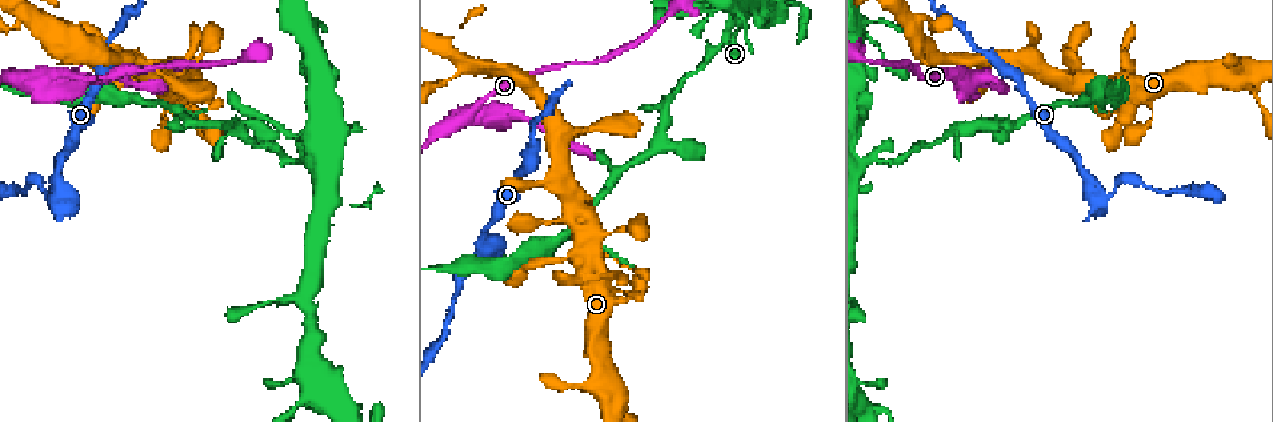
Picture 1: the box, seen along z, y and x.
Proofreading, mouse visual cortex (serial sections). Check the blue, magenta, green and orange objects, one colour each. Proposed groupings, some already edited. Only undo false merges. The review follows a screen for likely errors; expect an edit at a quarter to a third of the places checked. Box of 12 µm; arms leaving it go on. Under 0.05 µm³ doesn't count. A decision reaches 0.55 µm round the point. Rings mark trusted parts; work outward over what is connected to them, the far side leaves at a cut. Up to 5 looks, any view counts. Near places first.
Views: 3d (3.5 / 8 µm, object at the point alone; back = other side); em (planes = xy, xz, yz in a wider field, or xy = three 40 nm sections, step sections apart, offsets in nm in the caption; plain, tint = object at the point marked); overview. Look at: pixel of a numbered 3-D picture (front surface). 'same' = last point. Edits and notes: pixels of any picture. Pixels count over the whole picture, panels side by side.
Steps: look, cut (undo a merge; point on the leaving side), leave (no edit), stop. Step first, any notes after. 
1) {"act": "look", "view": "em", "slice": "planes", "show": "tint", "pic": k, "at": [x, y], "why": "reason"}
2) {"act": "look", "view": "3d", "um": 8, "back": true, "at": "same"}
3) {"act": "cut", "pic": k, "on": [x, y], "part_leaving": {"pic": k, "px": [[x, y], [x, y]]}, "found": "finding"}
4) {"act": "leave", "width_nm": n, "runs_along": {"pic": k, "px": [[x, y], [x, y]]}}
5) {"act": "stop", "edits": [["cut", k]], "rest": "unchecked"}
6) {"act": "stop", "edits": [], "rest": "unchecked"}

{"act": "look", "view": "3d", "um": 3.5, "pic": 1, "at": [489, 244], "why": "narrows sharply"}

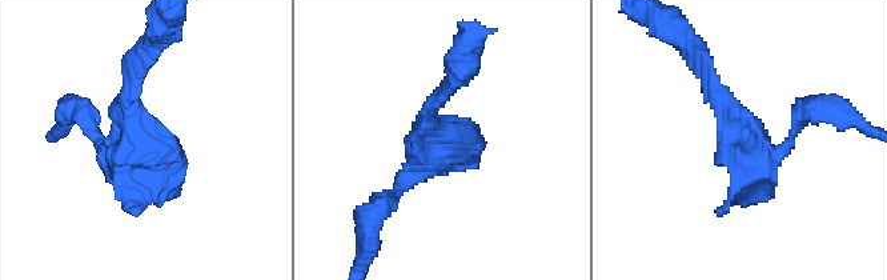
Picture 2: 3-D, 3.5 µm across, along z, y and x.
{"act": "look", "view": "em", "slice": "planes", "show": "tint", "pic": 2, "at": [737, 138]}

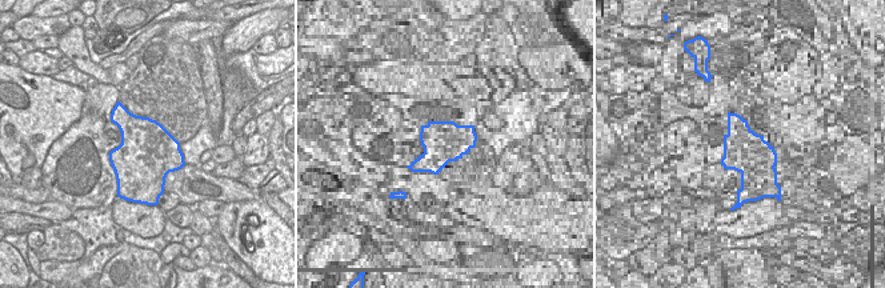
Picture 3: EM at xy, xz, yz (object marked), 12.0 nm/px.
{"act": "leave", "runs_along": {"pic": 2, "px": [[432, 108], [440, 147], [386, 204]]}, "found": "one cell here"}

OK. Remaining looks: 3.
{"act": "look", "view": "3d", "um": 8, "pic": 1, "at": [472, 117]}

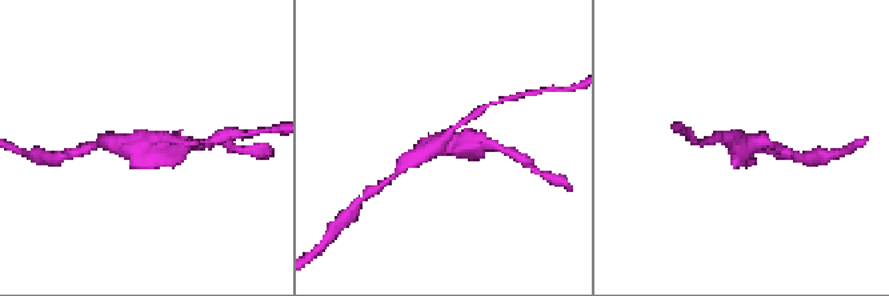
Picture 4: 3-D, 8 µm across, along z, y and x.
{"act": "look", "view": "3d", "um": 3.5, "pic": 4, "at": [145, 146]}

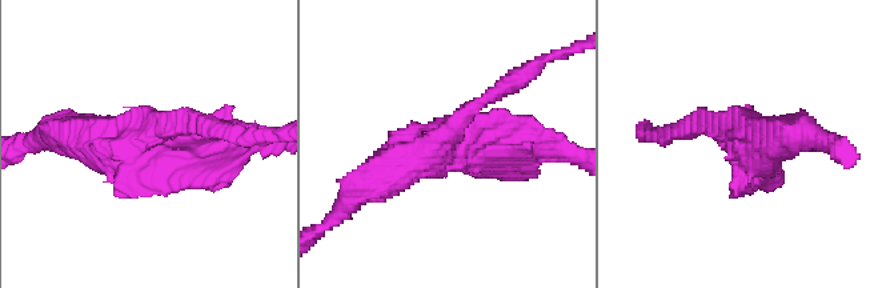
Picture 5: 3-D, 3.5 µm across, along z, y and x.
{"act": "look", "view": "em", "slice": "xy", "step": 5, "show": "tint", "pic": 5, "at": [148, 142], "why": "shape alone is not enough"}

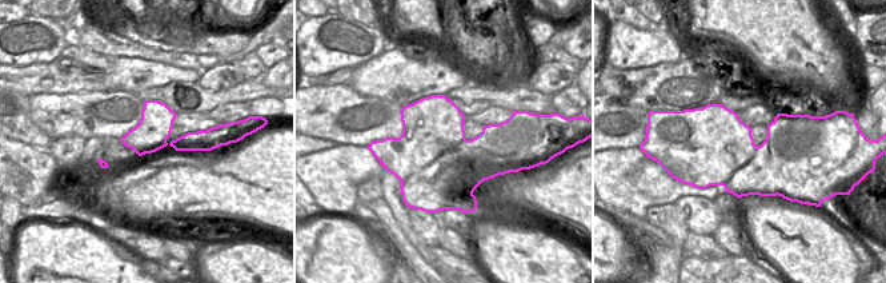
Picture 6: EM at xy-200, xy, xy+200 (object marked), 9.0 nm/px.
{"act": "cut", "pic": 5, "on": [502, 155], "border": {"pic": 6, "px": [[464, 138], [401, 183]]}, "found": "two cells meet here"}

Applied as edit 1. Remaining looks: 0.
{"act": "stop", "edits": [["cut", 5]], "rest": "unchecked"}

